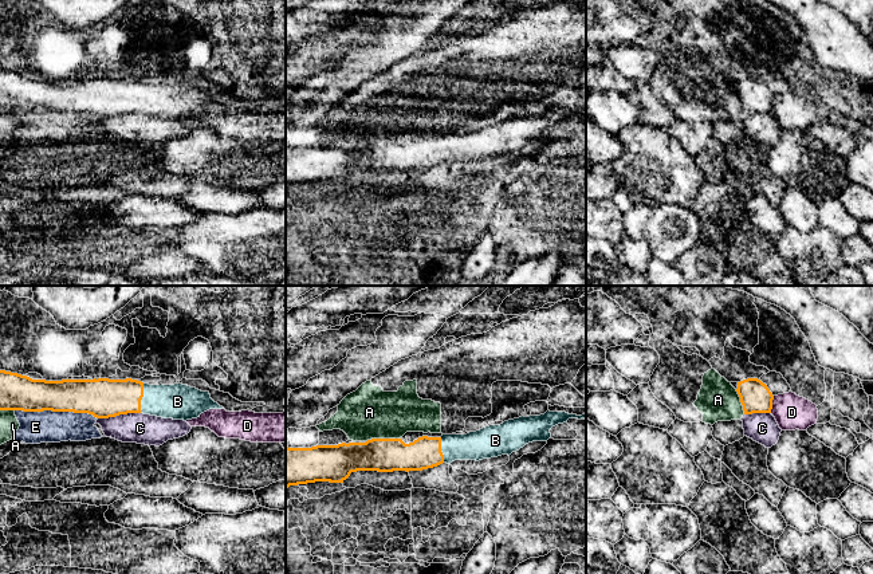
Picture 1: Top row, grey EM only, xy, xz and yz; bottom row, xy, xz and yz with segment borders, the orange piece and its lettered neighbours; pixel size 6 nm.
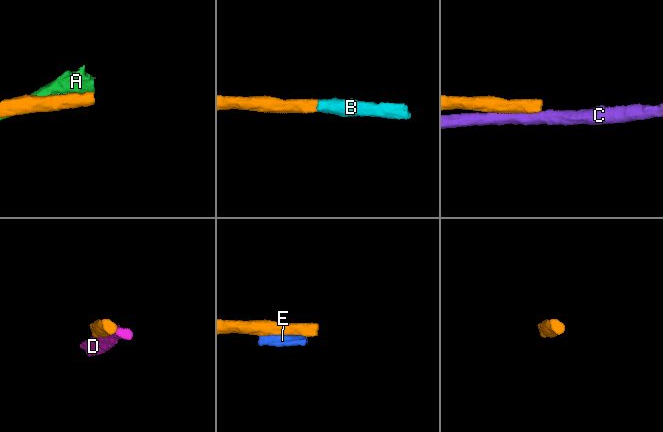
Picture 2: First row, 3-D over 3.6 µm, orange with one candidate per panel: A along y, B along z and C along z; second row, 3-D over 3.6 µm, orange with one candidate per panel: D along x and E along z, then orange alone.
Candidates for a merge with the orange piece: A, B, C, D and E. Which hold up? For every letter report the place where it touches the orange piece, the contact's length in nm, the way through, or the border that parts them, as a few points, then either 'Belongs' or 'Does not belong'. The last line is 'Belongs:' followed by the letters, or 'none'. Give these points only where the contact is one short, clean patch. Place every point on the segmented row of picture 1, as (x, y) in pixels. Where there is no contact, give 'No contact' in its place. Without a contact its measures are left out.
A: Touches orange at xz (382, 439). Shared border 200 nm. Does not belong
B: Touches orange at xy (141, 398). Shared border 180 nm. Path across: xy (102, 397), (141, 398), (177, 401). Belongs
C: Touches orange at xy (118, 415). Shared border 260 nm. Does not belong
D: Touches orange at yz (771, 404). Shared border 110 nm. Does not belong
E: Touches orange at xy (56, 411). Shared border 500 nm. Does not belong
Belongs: B

